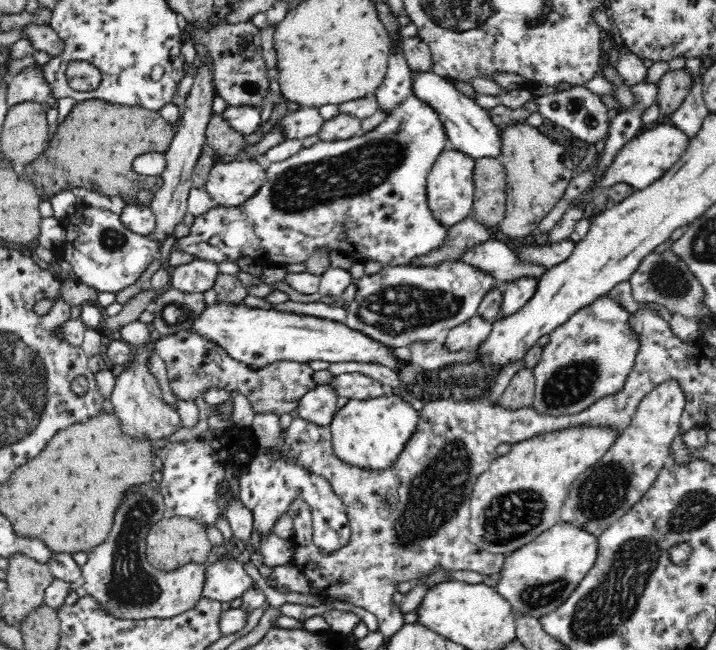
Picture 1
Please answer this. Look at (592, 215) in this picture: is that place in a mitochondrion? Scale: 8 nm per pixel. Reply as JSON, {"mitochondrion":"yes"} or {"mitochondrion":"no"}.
{"mitochondrion":"no"}

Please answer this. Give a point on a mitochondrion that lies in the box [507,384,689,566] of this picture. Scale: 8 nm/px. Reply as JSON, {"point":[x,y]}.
{"point":[604,491]}

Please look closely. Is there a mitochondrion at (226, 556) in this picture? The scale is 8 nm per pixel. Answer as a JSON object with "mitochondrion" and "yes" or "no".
{"mitochondrion":"no"}

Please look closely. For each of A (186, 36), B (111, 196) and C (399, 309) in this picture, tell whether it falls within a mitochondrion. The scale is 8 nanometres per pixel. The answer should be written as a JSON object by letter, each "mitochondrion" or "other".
{"A":"other","B":"other","C":"mitochondrion"}

